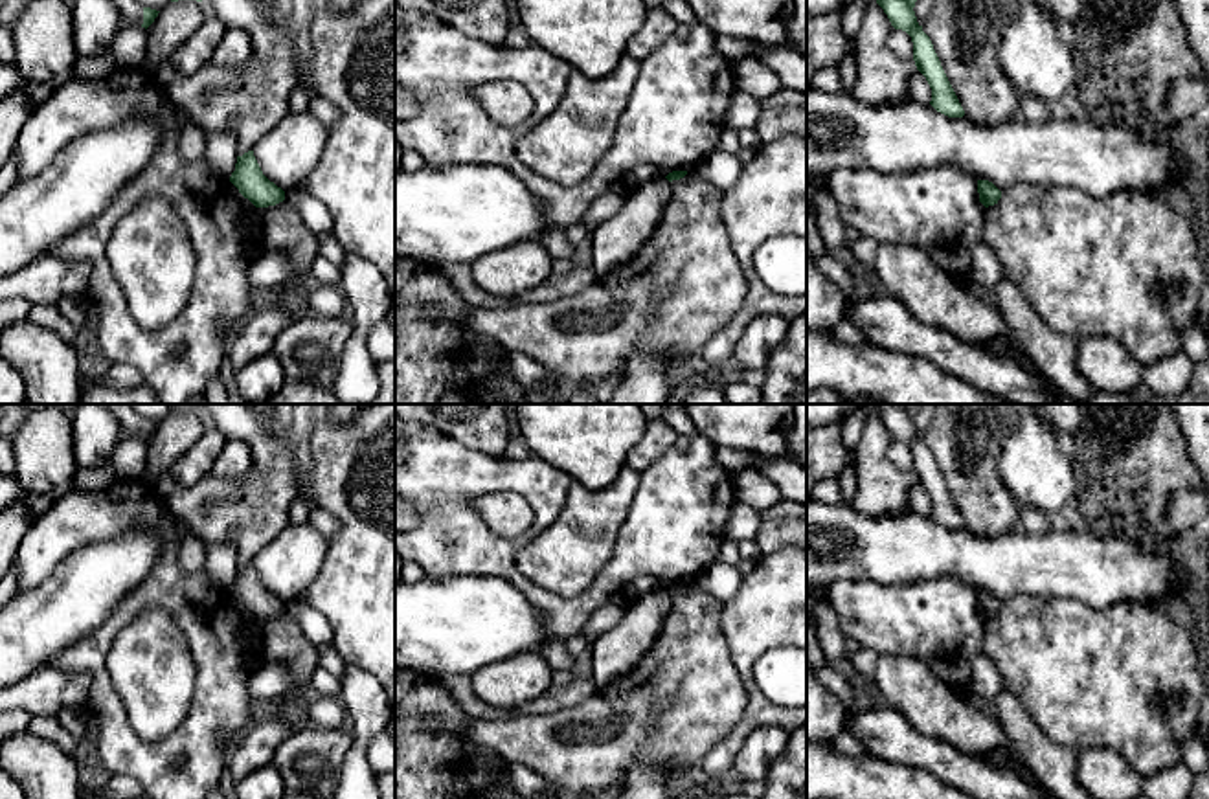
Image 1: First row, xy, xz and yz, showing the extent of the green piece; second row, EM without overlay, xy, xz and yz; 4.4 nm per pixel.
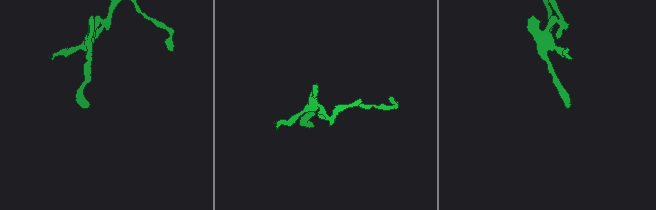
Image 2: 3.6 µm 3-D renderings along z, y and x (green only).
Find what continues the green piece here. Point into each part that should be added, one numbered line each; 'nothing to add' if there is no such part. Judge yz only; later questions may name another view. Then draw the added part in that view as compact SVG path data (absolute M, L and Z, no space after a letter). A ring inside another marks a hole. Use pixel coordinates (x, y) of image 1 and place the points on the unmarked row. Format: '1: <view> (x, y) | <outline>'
nothing to add

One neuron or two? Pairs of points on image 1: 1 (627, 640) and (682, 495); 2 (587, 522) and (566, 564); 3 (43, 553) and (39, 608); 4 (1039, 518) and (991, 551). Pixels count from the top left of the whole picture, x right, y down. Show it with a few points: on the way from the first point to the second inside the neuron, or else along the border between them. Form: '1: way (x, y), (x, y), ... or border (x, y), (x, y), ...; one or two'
1: border (664, 588), (642, 594), (627, 607); two
2: way (585, 533), (570, 553); one
3: border (72, 553), (43, 581), (19, 590); two
4: border (1020, 529), (1031, 535), (1053, 531); two

